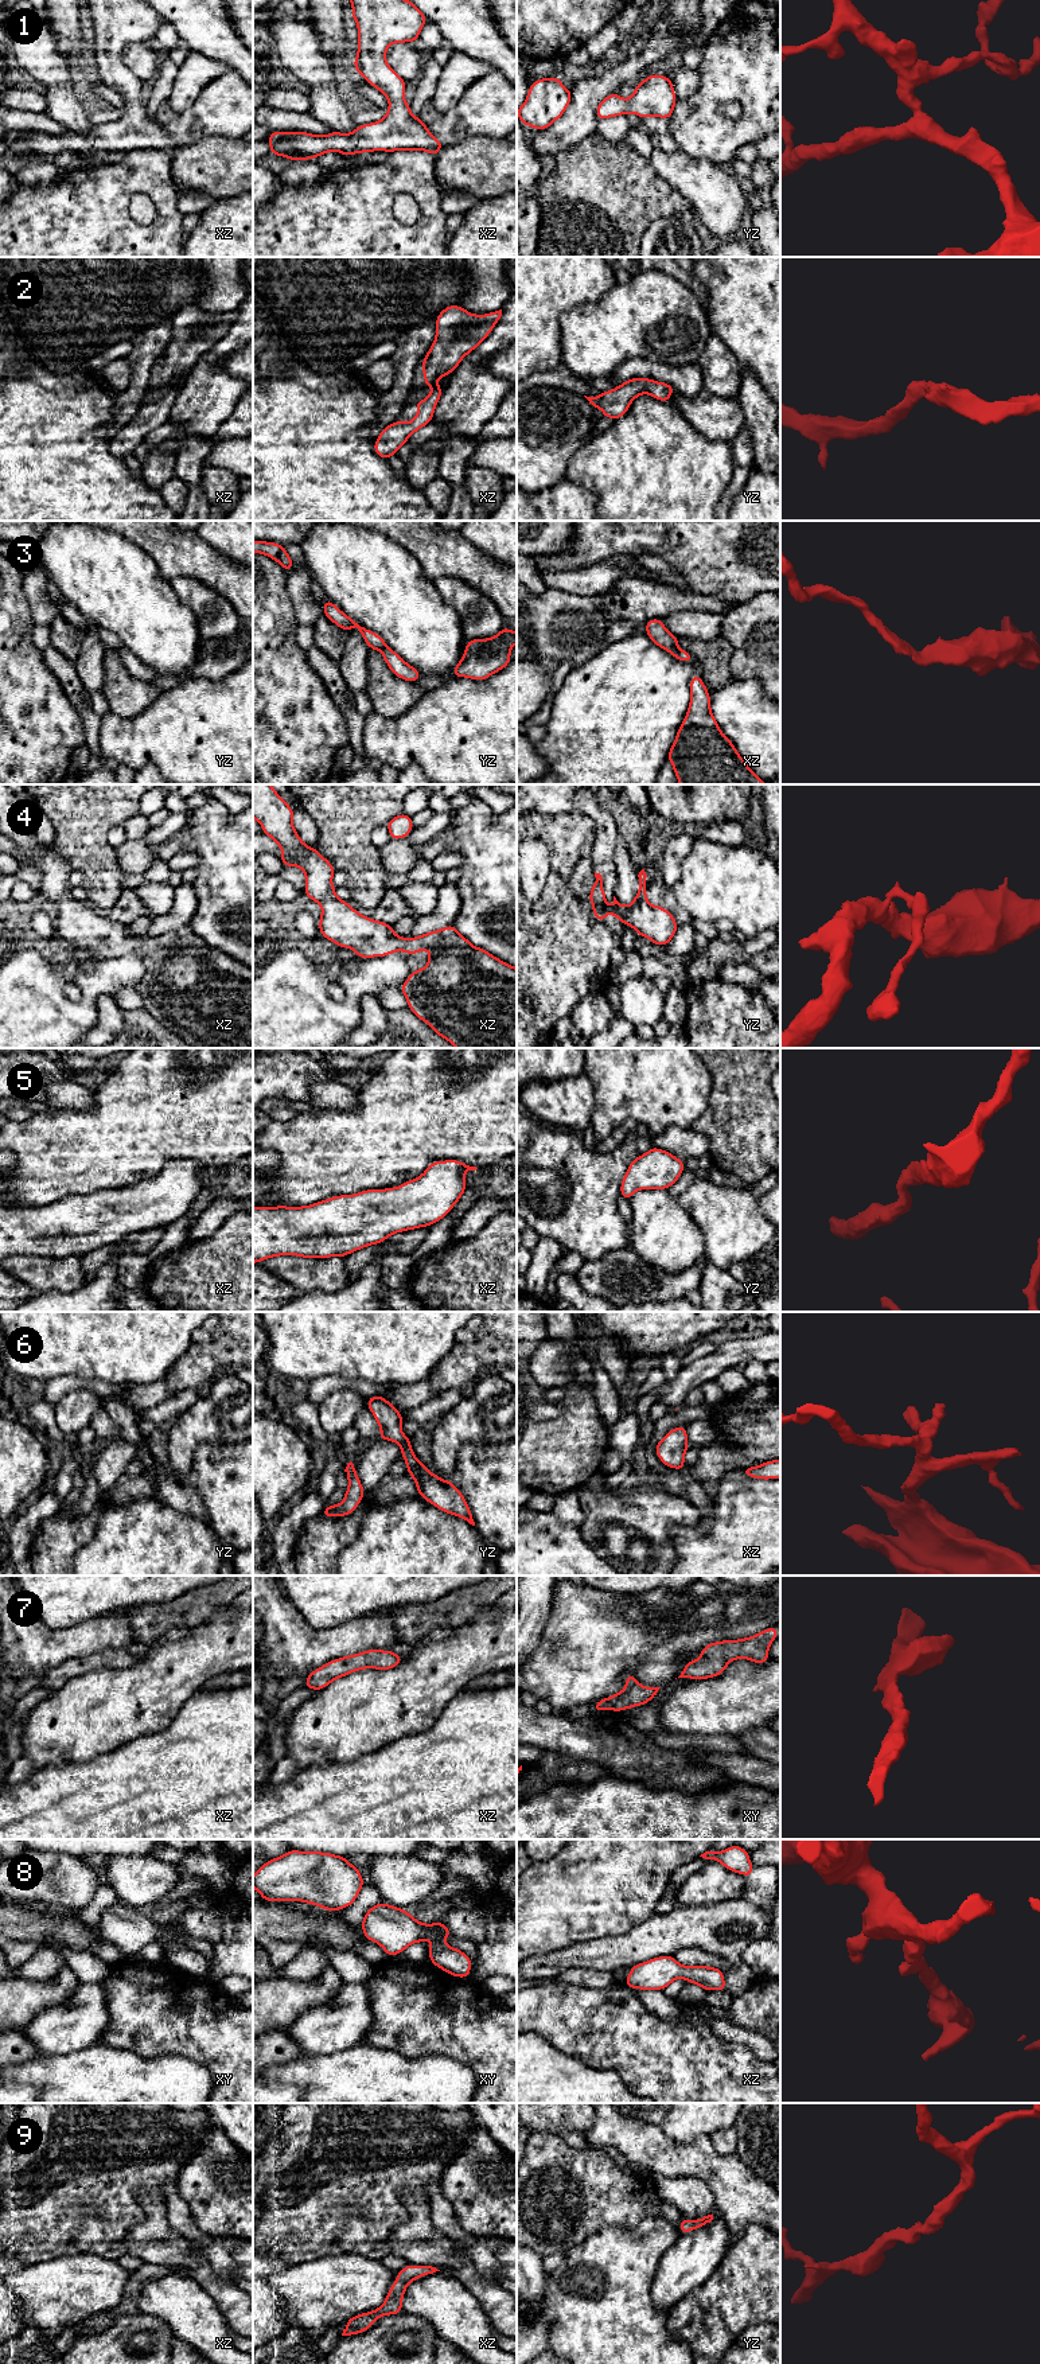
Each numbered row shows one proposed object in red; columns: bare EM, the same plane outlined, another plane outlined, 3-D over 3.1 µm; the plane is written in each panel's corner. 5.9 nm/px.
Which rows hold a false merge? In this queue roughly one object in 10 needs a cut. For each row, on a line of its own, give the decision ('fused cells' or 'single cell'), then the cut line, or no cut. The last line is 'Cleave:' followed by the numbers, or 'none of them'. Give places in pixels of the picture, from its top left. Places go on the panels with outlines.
1: single cell; cut none
2: single cell; cut none
3: single cell; cut none
4: single cell; cut none
5: single cell; cut none
6: single cell; cut none
7: single cell; cut none
8: single cell; cut none
9: single cell; cut none
Cleave: none of them

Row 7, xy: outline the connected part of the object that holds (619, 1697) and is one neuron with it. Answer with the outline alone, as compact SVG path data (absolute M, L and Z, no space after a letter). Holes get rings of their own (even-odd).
M631 1672L626 1676L626 1687L623 1691L619 1691L615 1695L597 1701L592 1707L596 1711L623 1711L626 1709L642 1706L650 1702L657 1695L659 1689L661 1687L642 1686Z

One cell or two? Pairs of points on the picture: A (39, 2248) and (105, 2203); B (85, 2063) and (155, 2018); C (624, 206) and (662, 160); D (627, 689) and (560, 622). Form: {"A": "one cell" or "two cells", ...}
{"A": "one cell", "B": "two cells", "C": "two cells", "D": "two cells"}

